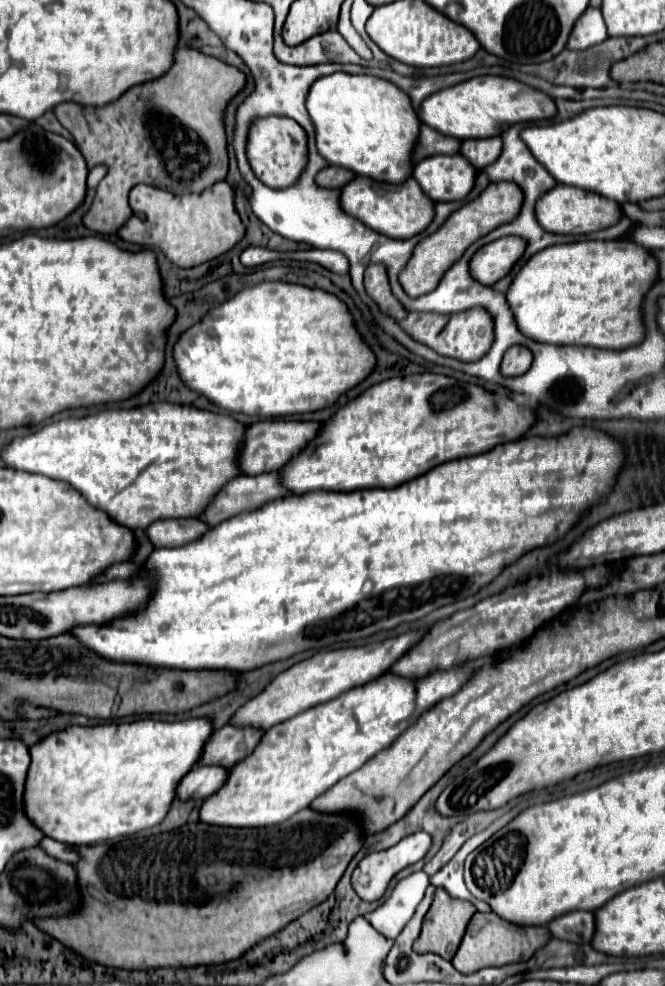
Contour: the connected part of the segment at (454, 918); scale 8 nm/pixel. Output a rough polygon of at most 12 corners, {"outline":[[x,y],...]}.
{"outline":[[438,888],[414,952],[452,960],[476,908]]}

